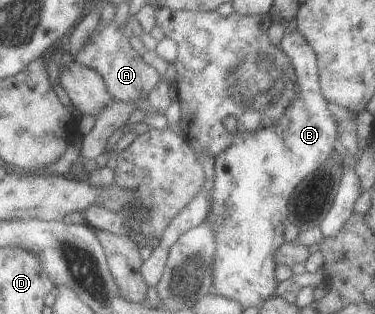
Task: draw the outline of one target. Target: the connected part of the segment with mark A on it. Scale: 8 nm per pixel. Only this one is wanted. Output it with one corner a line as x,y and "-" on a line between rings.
131,16
128,17
126,24
122,27
118,27
114,20
99,21
94,27
94,31
88,35
82,49
73,55
76,63
98,73
104,80
108,95
116,101
122,101
122,103
130,103
130,101
138,103
142,99
147,99
149,91
152,91
154,85
162,80
158,71
144,62
128,42
130,37
140,36
141,32
143,31
140,25

